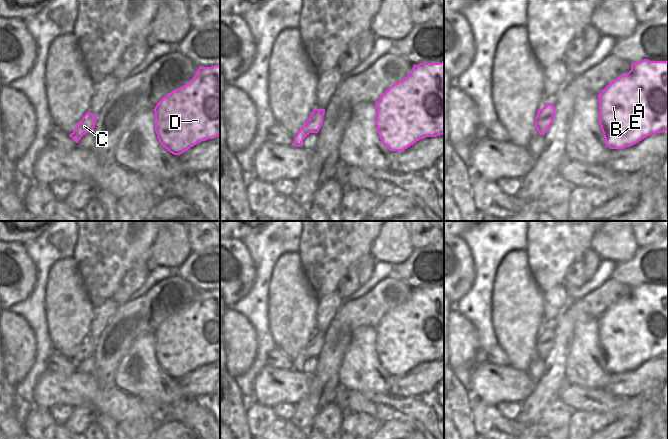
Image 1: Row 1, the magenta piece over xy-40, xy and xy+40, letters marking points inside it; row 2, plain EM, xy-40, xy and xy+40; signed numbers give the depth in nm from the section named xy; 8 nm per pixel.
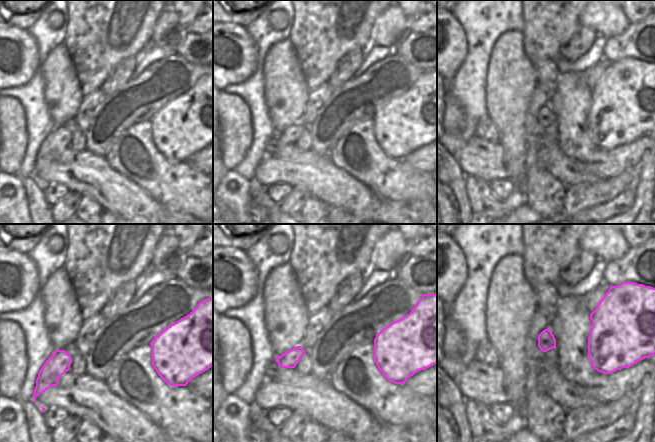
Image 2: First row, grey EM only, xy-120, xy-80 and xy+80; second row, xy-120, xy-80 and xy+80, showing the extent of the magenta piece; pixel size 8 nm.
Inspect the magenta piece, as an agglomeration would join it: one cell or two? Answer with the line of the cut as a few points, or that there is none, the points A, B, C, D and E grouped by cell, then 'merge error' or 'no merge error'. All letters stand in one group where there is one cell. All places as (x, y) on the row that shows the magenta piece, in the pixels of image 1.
no cut; A B C D E; no merge error

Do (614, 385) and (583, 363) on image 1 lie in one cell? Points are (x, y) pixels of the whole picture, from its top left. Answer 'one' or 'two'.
two

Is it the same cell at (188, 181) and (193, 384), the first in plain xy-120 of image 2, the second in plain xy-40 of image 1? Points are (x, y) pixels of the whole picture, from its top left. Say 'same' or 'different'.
different

